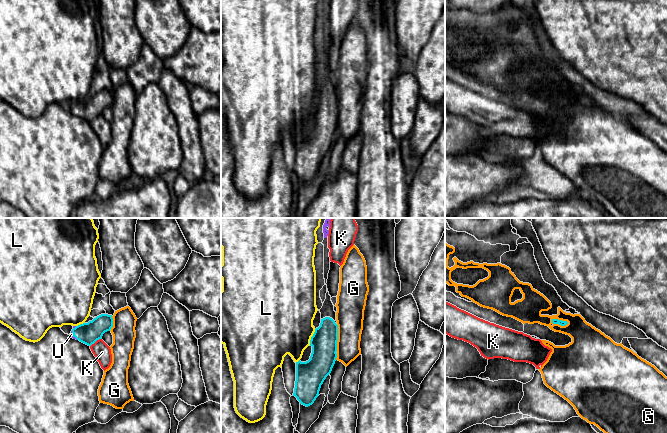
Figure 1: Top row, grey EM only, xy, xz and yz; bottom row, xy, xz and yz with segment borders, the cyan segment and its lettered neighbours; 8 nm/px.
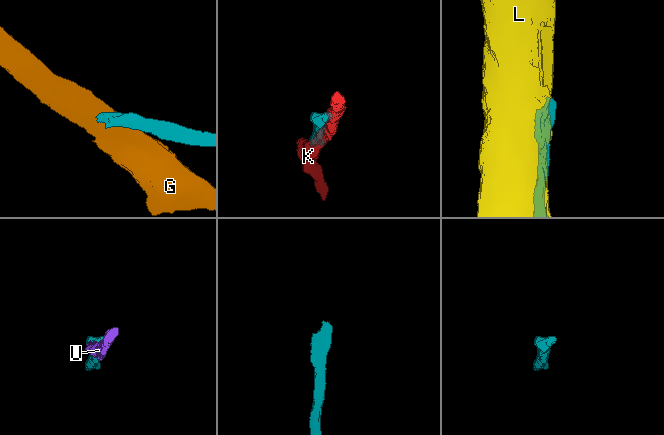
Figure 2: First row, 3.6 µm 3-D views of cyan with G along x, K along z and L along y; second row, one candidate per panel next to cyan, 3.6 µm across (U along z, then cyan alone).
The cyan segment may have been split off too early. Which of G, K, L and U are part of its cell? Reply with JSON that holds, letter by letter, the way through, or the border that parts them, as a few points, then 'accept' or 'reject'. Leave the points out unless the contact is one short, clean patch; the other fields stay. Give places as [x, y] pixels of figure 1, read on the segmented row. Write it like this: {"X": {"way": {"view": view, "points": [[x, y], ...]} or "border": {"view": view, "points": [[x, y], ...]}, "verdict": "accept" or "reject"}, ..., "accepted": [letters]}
{"G": {"verdict": "reject"}, "K": {"verdict": "reject"}, "L": {"border": {"view": "xz", "points": [[315, 329], [309, 344]]}, "verdict": "reject"}, "U": {"way": {"view": "xy", "points": [[88, 333], [73, 335], [71, 334]]}, "verdict": "accept"}, "accepted": ["U"]}

